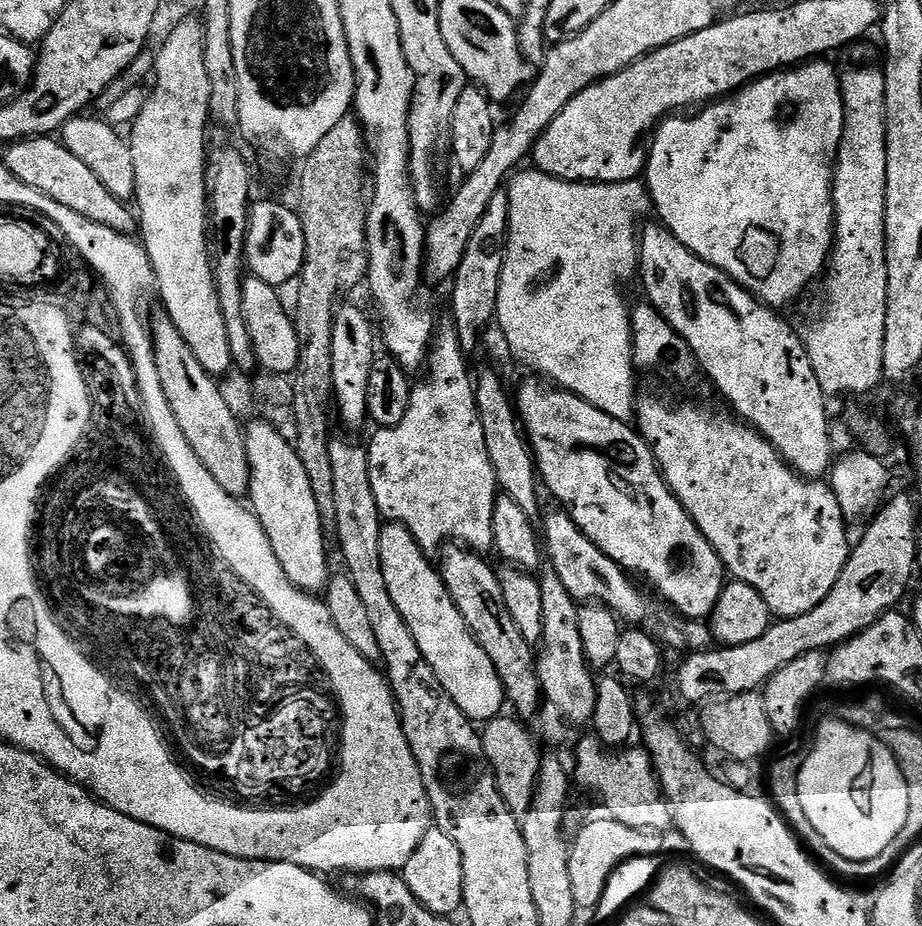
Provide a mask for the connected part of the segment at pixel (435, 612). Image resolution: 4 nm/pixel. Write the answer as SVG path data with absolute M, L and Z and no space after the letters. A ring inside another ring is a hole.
M391 522L384 524L378 550L382 550L386 590L390 590L398 614L406 618L406 626L410 626L418 650L422 650L426 662L430 662L430 670L438 674L438 682L442 682L446 694L454 698L458 710L473 722L487 722L501 715L506 708L506 697L498 670L494 670L494 662L486 658L486 650L478 646L474 634L466 626L466 618L458 614L458 606L454 606L454 598L450 598L437 565L428 561L431 560L429 553L420 549L406 526Z

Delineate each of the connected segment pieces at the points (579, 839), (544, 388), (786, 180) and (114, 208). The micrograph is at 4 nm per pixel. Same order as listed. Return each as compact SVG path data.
M607 818L592 820L571 841L568 857L570 858L570 887L574 890L574 902L577 909L594 910L600 904L600 899L608 881L615 877L616 871L625 867L635 856L639 858L656 858L659 852L672 852L676 848L677 837L659 832L643 832L630 826L622 826Z
M540 378L532 379L536 380L526 381L516 394L514 392L514 405L546 492L546 487L548 487L549 494L560 503L557 505L562 506L563 511L567 512L570 519L576 523L578 530L582 530L582 534L586 534L586 538L590 538L590 542L594 542L598 546L598 550L602 550L602 554L606 554L615 564L619 564L625 572L633 577L641 576L666 603L673 604L680 611L677 613L681 617L699 621L711 617L726 583L724 563L718 558L714 546L710 546L710 542L706 542L702 530L698 530L698 526L692 521L680 499L668 489L668 483L664 481L664 476L661 474L659 466L656 465L654 454L648 449L648 443L640 437L639 431L631 423L618 418L610 418L610 414L602 414L602 410L598 410L598 406L586 402L581 396L574 395L573 392L565 392Z
M811 60L801 63L799 66L791 69L781 70L774 72L766 76L761 76L758 80L753 80L752 83L744 85L738 92L732 93L731 96L725 96L707 106L701 107L695 114L676 114L671 118L663 121L660 127L656 129L648 150L648 162L646 165L646 187L650 197L651 207L654 212L657 212L659 223L664 227L669 228L672 233L678 238L678 242L682 242L682 246L686 246L691 252L698 258L702 258L706 262L710 262L718 270L722 270L732 280L737 280L746 291L755 296L757 300L760 300L763 304L768 305L773 310L784 310L787 304L792 304L816 279L825 275L826 269L829 267L829 257L832 255L833 249L833 225L835 222L835 206L832 204L832 181L833 181L833 169L820 168L820 92L834 92L834 94L841 91L841 79L839 73L835 72L832 65L828 64L826 60Z
M33 136L31 140L18 140L3 149L3 167L14 174L26 186L46 194L46 198L54 198L54 202L62 202L69 210L82 214L82 218L90 218L90 222L98 222L110 230L118 230L125 234L132 234L138 228L138 216L125 201L114 198L102 182L98 182L98 174L90 170L90 166L82 161L59 139L52 136Z

